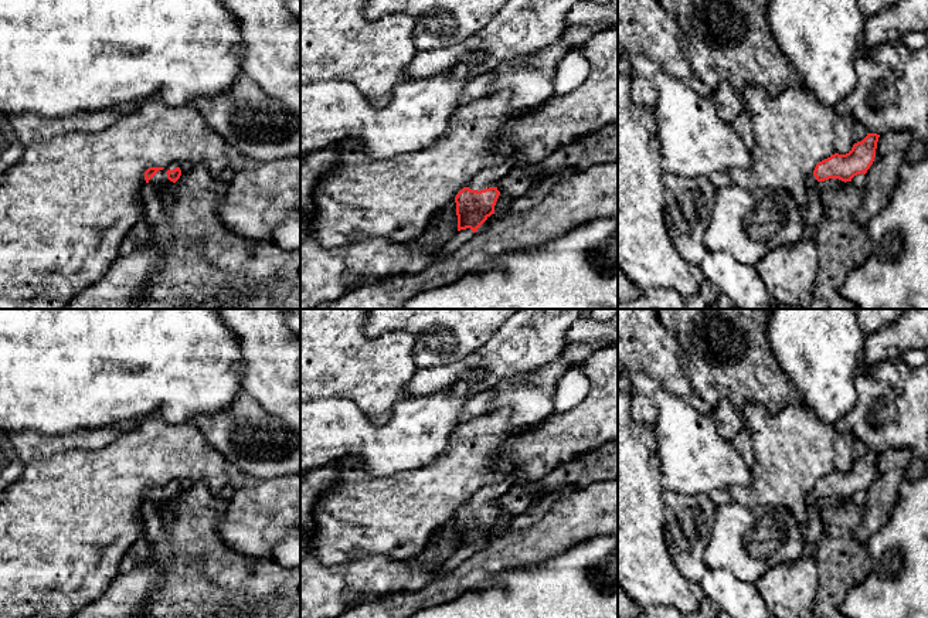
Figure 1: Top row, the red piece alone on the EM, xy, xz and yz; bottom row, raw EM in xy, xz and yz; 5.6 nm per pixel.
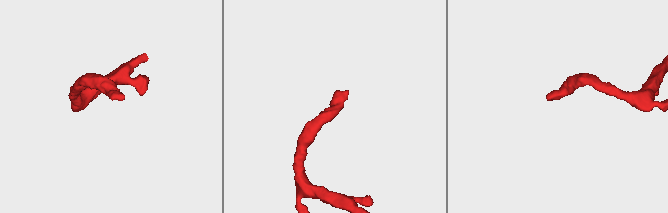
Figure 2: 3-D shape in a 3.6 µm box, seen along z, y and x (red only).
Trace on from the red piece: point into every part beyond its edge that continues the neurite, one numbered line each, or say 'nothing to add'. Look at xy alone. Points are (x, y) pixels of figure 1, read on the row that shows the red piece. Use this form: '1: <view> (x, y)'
1: xy (160, 182)

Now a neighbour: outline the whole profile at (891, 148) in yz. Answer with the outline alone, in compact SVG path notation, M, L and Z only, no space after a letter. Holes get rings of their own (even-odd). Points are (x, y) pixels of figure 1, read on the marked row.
M907 129L884 132L878 137L874 162L866 173L866 183L861 187L864 197L854 213L857 223L866 225L888 206L911 143L911 132Z

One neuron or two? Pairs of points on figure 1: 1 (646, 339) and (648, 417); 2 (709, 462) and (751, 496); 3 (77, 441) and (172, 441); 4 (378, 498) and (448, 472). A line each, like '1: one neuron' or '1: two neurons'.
1: one neuron
2: two neurons
3: two neurons
4: one neuron

